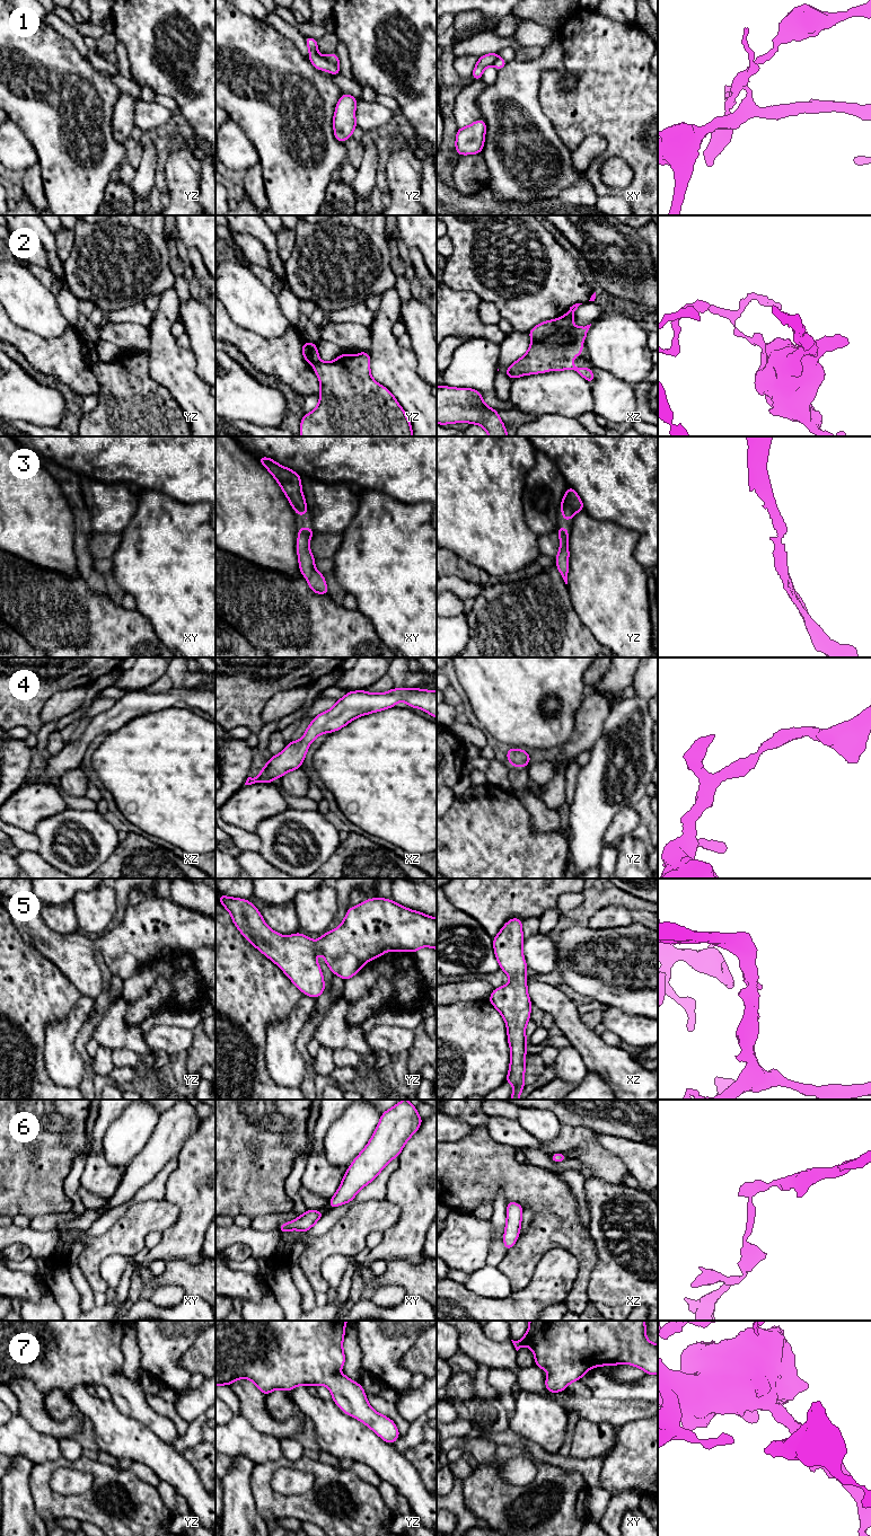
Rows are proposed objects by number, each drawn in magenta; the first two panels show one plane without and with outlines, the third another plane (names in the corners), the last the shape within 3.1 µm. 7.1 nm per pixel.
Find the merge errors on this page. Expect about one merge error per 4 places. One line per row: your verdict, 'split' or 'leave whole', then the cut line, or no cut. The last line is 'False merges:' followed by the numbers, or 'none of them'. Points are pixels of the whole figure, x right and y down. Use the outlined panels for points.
1: split; cut in yz along (323, 56), (339, 68)
2: split; cut in yz along (319, 361), (314, 365)
3: leave whole; no cut
4: leave whole; no cut
5: leave whole; no cut
6: leave whole; no cut
7: leave whole; no cut
False merges: 1, 2

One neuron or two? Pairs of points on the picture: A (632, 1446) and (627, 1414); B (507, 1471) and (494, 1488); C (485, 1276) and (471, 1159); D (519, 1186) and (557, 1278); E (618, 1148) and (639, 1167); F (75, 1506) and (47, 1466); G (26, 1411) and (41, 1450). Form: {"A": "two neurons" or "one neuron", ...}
{"A": "two neurons", "B": "two neurons", "C": "two neurons", "D": "two neurons", "E": "one neuron", "F": "one neuron", "G": "two neurons"}

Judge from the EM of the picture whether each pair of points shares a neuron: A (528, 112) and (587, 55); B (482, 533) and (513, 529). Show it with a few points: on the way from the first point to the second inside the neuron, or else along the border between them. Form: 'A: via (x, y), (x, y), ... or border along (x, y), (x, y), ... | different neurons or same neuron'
A: border along (539, 76), (538, 102), (552, 125) | different neurons
B: via (490, 529), (506, 529) | same neuron

